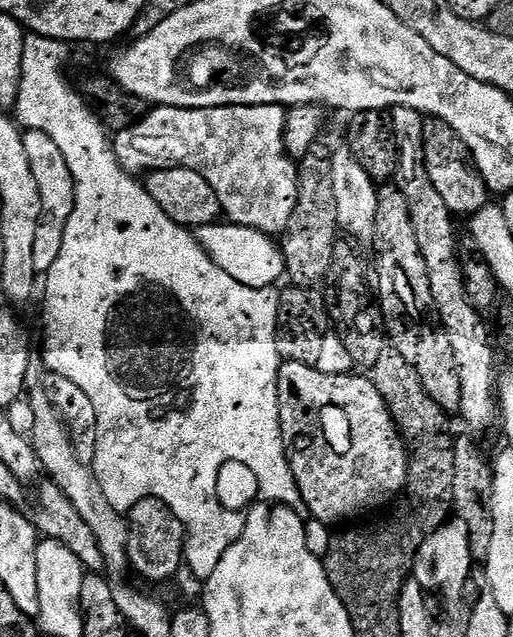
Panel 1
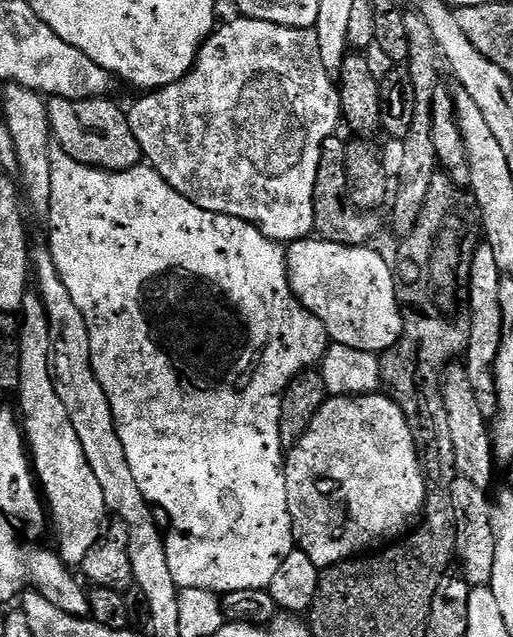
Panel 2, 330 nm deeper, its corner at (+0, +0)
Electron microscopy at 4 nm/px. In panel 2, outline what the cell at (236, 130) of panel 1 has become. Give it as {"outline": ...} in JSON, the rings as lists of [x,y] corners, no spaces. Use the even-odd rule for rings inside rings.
{"outline":[[[239,18],[239,19],[240,19],[240,20],[232,20],[232,21],[230,21],[230,22],[229,22],[229,24],[228,24],[228,25],[226,25],[226,26],[225,26],[225,28],[223,28],[223,26],[220,26],[220,27],[217,27],[217,28],[216,28],[216,29],[215,29],[215,31],[213,31],[213,33],[212,33],[212,35],[211,35],[211,36],[209,36],[209,37],[208,37],[208,39],[207,39],[207,40],[205,40],[205,42],[204,42],[204,44],[203,44],[203,45],[202,45],[202,47],[200,47],[200,55],[199,55],[199,56],[197,56],[197,57],[196,57],[196,66],[195,66],[195,68],[192,68],[192,69],[190,69],[190,70],[189,70],[189,71],[188,71],[188,73],[186,73],[186,75],[184,75],[184,77],[182,77],[182,78],[181,78],[181,79],[180,79],[180,80],[179,80],[179,81],[178,81],[178,82],[174,82],[174,83],[173,83],[173,84],[171,84],[171,85],[170,85],[170,86],[166,86],[166,87],[165,87],[165,88],[158,88],[158,89],[155,89],[155,90],[152,90],[152,91],[149,91],[149,92],[148,92],[148,93],[147,93],[147,94],[144,94],[144,95],[141,95],[141,96],[144,96],[144,97],[142,97],[142,98],[141,98],[141,100],[140,100],[140,101],[138,101],[138,102],[137,102],[137,104],[136,104],[136,105],[134,105],[134,106],[133,106],[133,108],[132,108],[132,109],[131,109],[131,108],[130,108],[130,107],[129,107],[129,108],[128,108],[128,109],[127,109],[127,112],[126,112],[126,115],[127,115],[127,118],[128,118],[128,121],[129,121],[129,122],[130,122],[130,130],[131,130],[131,131],[132,131],[132,133],[133,133],[133,134],[134,134],[134,138],[135,138],[135,139],[136,139],[136,141],[137,141],[137,142],[138,142],[138,146],[139,146],[139,147],[140,147],[140,150],[141,150],[141,153],[142,153],[142,156],[143,156],[143,159],[144,159],[144,160],[145,160],[145,161],[147,161],[147,163],[148,163],[148,164],[149,164],[149,165],[151,165],[151,167],[153,167],[153,168],[155,168],[155,170],[156,170],[156,172],[157,172],[157,174],[159,174],[159,175],[160,175],[160,177],[161,177],[161,178],[162,178],[162,179],[163,179],[163,180],[164,180],[164,181],[165,181],[165,182],[166,182],[166,183],[167,183],[167,184],[169,184],[169,185],[170,185],[170,187],[172,187],[172,188],[173,188],[173,189],[174,189],[174,190],[178,190],[178,191],[179,191],[179,192],[180,192],[180,193],[181,193],[181,194],[182,194],[182,195],[183,195],[183,196],[184,196],[184,197],[185,197],[185,198],[186,198],[186,199],[188,199],[188,200],[189,200],[189,201],[190,201],[190,202],[194,202],[194,203],[195,203],[195,204],[196,204],[196,205],[197,205],[197,206],[198,206],[198,207],[199,207],[199,208],[201,208],[201,209],[202,209],[202,210],[210,210],[210,211],[211,211],[211,212],[217,212],[217,213],[218,213],[218,214],[226,214],[226,215],[227,215],[227,216],[237,216],[237,217],[238,217],[238,218],[239,218],[239,219],[240,219],[240,220],[244,220],[244,221],[245,221],[245,222],[247,222],[247,224],[252,224],[252,225],[253,225],[253,226],[255,226],[255,228],[259,228],[259,230],[260,230],[260,232],[261,232],[261,234],[263,234],[263,235],[264,235],[264,236],[269,236],[269,238],[271,238],[271,239],[272,239],[272,240],[275,240],[275,241],[277,241],[277,242],[291,242],[291,241],[294,241],[294,240],[306,240],[306,239],[309,239],[309,237],[311,237],[311,236],[312,236],[312,235],[313,235],[313,232],[314,232],[314,229],[315,229],[315,227],[316,227],[316,219],[315,219],[315,218],[314,218],[314,202],[315,202],[315,201],[316,201],[316,200],[317,200],[317,198],[318,198],[318,192],[316,192],[316,183],[318,183],[318,177],[317,177],[317,176],[315,176],[315,174],[314,174],[314,173],[313,173],[313,172],[294,172],[294,173],[292,173],[292,177],[291,177],[291,179],[283,179],[283,178],[278,178],[278,177],[277,177],[277,176],[276,176],[276,175],[274,175],[274,173],[273,173],[273,172],[272,172],[272,171],[270,171],[270,170],[267,170],[267,169],[266,169],[266,168],[264,168],[264,167],[263,167],[263,165],[262,165],[262,162],[257,162],[257,161],[255,161],[255,160],[252,160],[252,159],[249,159],[249,158],[248,158],[248,157],[249,157],[249,155],[250,155],[250,154],[251,154],[251,152],[252,152],[252,150],[251,150],[251,148],[249,148],[249,147],[248,147],[248,146],[247,146],[247,145],[245,145],[245,142],[246,142],[246,140],[245,140],[245,137],[244,137],[244,136],[243,136],[243,134],[244,134],[244,132],[243,132],[243,129],[244,129],[244,130],[245,130],[245,133],[246,133],[246,134],[247,134],[247,133],[249,133],[249,132],[251,132],[251,131],[252,131],[252,127],[251,127],[251,124],[253,124],[253,121],[252,121],[252,118],[253,118],[253,116],[251,116],[251,115],[250,115],[250,114],[249,114],[249,113],[248,113],[248,112],[245,112],[245,113],[242,113],[242,112],[241,112],[241,110],[240,110],[240,109],[239,109],[239,103],[240,103],[240,101],[239,101],[239,92],[242,92],[242,88],[244,88],[244,86],[246,86],[246,88],[244,88],[244,90],[246,90],[246,94],[244,94],[244,96],[246,96],[246,98],[254,98],[254,100],[256,100],[256,98],[260,98],[260,102],[266,102],[266,108],[270,108],[270,106],[272,106],[272,104],[270,104],[270,102],[276,102],[276,104],[274,104],[274,106],[276,106],[276,108],[278,108],[278,106],[280,106],[280,104],[282,104],[282,106],[284,106],[284,104],[286,104],[286,102],[282,102],[282,100],[284,100],[284,98],[288,98],[288,96],[294,96],[294,100],[296,100],[296,104],[294,104],[294,106],[296,106],[296,110],[302,110],[302,112],[304,112],[304,116],[306,116],[306,120],[308,120],[308,124],[310,124],[310,134],[314,134],[314,138],[318,138],[318,140],[320,140],[320,141],[322,141],[322,142],[323,142],[323,143],[324,143],[324,144],[325,144],[325,145],[327,145],[327,144],[328,144],[328,143],[329,143],[329,141],[331,141],[331,136],[332,136],[332,131],[334,131],[334,130],[335,130],[335,128],[336,128],[336,127],[338,127],[338,126],[339,126],[339,127],[341,127],[341,124],[342,124],[342,113],[341,113],[341,110],[340,110],[340,93],[339,93],[339,91],[338,91],[338,88],[337,88],[337,85],[336,85],[336,84],[335,84],[335,83],[334,83],[334,76],[333,76],[333,73],[332,73],[332,72],[331,72],[331,71],[328,71],[328,69],[327,69],[327,68],[326,68],[326,66],[324,66],[324,65],[323,65],[323,62],[322,62],[322,52],[321,52],[321,50],[320,50],[320,49],[319,49],[319,36],[318,36],[318,34],[317,34],[317,33],[316,33],[316,31],[314,31],[314,30],[313,30],[313,29],[310,29],[310,28],[287,28],[287,27],[286,27],[286,26],[278,26],[278,25],[277,25],[277,24],[271,24],[271,23],[270,23],[270,22],[266,22],[266,21],[265,21],[265,20],[249,20],[249,19],[247,19],[247,18]],[[241,116],[242,116],[242,119],[241,119],[241,127],[242,127],[242,128],[243,128],[243,129],[242,129],[242,128],[241,128],[241,127],[240,127],[240,129],[238,129],[238,128],[236,128],[236,129],[234,129],[234,130],[233,130],[233,132],[232,132],[232,128],[231,128],[231,124],[234,124],[234,123],[236,123],[236,122],[237,122],[237,120],[238,120],[238,119],[240,119],[240,117],[241,117]]]}

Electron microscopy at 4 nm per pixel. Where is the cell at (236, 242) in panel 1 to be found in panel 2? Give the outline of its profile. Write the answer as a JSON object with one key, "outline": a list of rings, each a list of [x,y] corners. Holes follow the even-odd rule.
{"outline":[[[309,238],[291,241],[287,245],[286,255],[288,281],[292,293],[306,311],[323,322],[329,341],[342,346],[354,346],[354,350],[381,354],[398,343],[406,329],[401,304],[393,299],[392,279],[390,279],[394,273],[393,265],[387,264],[374,249],[372,246],[346,246],[329,240]]]}

